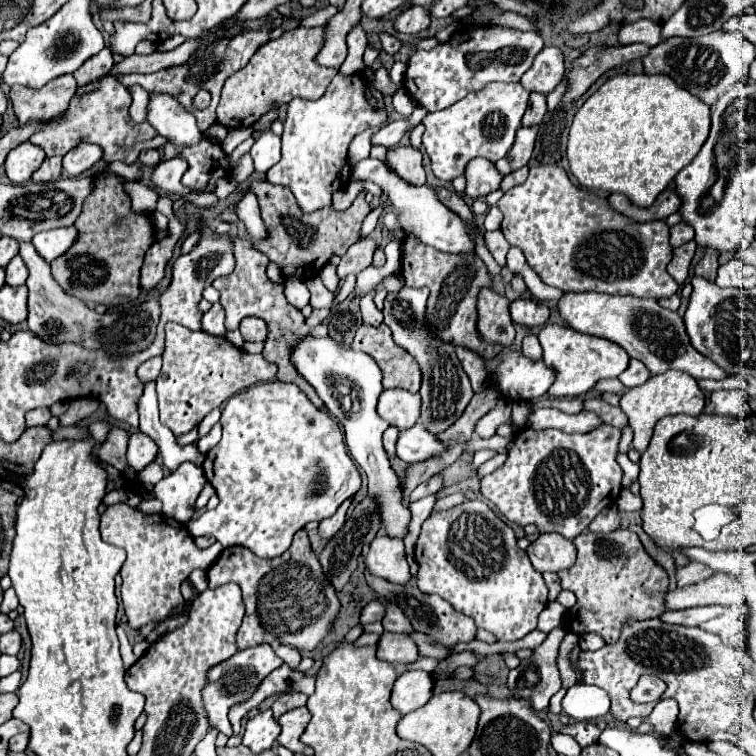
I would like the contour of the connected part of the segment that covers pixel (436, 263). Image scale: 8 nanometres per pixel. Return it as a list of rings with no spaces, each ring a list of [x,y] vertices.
[[[408,235],[402,243],[402,269],[400,275],[406,281],[408,287],[428,287],[430,299],[428,299],[428,315],[432,315],[432,327],[436,327],[436,333],[442,341],[462,345],[466,349],[476,351],[484,359],[494,359],[496,353],[500,353],[502,345],[490,345],[486,343],[478,333],[478,293],[482,287],[492,287],[492,275],[488,273],[484,261],[476,253],[466,255],[450,255],[442,253],[438,249],[426,247],[424,243],[418,243],[414,235]]]

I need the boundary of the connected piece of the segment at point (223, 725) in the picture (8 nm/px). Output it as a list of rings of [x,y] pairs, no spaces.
[[[264,643],[264,645],[258,645],[258,647],[244,649],[244,651],[236,653],[234,657],[230,657],[228,661],[212,667],[208,671],[208,681],[210,683],[204,687],[204,707],[208,711],[210,725],[216,725],[226,737],[230,737],[232,735],[232,725],[230,725],[230,719],[228,719],[228,709],[234,703],[248,699],[254,693],[254,689],[258,687],[258,683],[268,673],[272,673],[274,669],[278,669],[282,663],[284,661],[274,655],[274,649]]]

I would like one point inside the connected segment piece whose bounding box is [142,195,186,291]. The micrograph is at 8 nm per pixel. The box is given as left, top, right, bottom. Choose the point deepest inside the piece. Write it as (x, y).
(155, 265)

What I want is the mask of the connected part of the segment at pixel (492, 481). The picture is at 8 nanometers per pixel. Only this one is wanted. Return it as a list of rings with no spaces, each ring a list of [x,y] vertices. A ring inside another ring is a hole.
[[[600,425],[590,433],[564,433],[558,429],[534,431],[530,427],[516,433],[516,443],[508,453],[502,467],[482,479],[482,495],[492,501],[498,511],[518,523],[520,527],[534,523],[540,533],[560,533],[566,539],[574,539],[588,529],[590,521],[610,503],[614,503],[622,491],[622,469],[616,463],[620,441],[620,429],[612,425]]]

